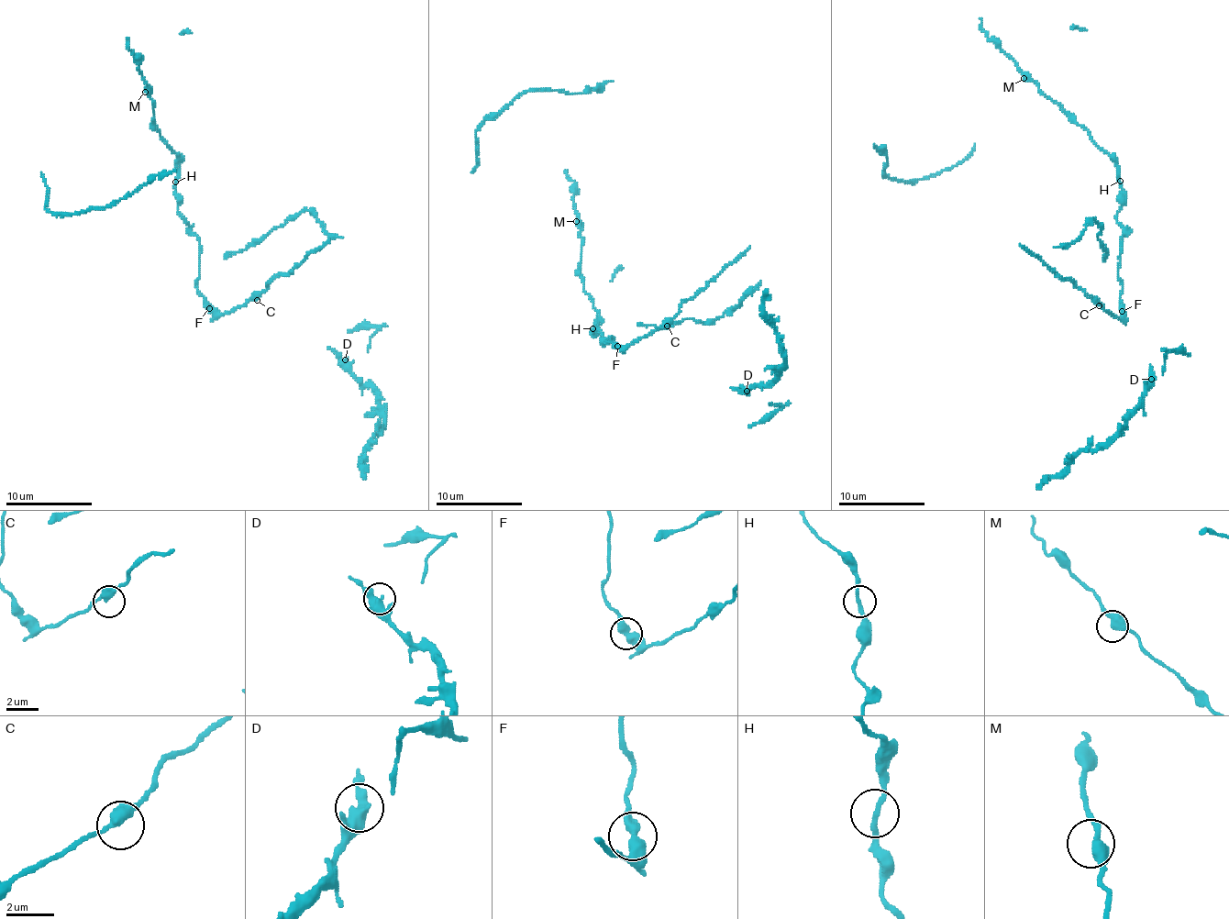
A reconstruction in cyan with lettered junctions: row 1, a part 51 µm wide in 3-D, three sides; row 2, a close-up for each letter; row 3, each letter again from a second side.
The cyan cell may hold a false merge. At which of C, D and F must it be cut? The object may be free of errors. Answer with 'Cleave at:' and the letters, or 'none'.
Cleave at: F

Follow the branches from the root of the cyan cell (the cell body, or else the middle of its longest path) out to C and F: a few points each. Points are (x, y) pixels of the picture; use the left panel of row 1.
C: (177, 182), (178, 212), (199, 242), (197, 291), (219, 313), (229, 314), (250, 300), (257, 300)
F: (177, 182), (178, 212), (199, 242), (197, 291), (208, 308)

